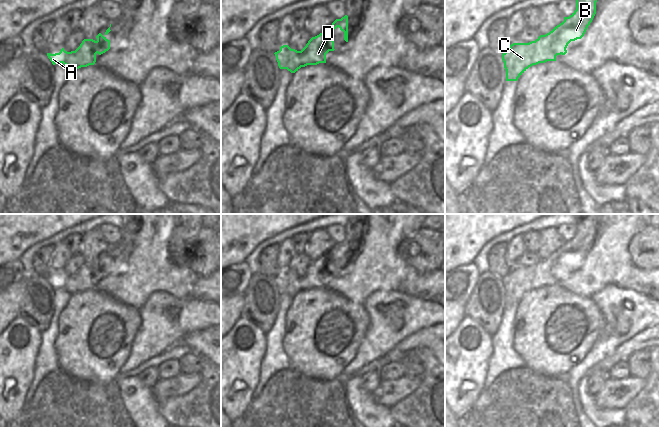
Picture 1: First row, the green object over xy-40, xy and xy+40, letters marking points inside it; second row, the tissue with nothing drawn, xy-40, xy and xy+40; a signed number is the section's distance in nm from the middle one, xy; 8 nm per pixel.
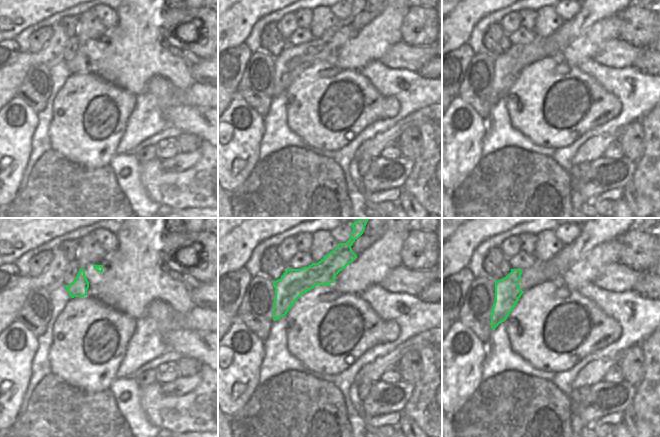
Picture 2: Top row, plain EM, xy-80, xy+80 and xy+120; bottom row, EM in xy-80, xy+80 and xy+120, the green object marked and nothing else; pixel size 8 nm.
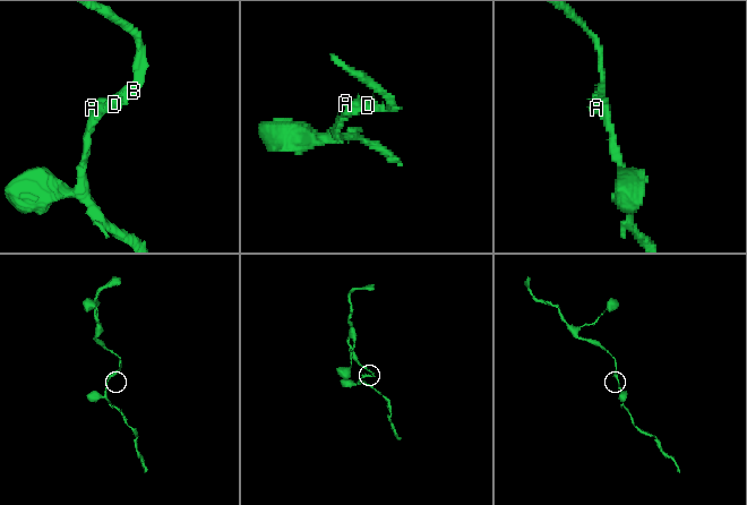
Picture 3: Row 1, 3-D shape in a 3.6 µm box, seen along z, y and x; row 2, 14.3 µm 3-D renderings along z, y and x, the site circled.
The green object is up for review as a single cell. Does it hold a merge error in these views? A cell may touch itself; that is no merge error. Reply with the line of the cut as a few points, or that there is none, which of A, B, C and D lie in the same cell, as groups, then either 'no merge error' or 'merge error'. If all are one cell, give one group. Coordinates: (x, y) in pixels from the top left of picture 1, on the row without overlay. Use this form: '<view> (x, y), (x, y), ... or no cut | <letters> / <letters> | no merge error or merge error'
no cut | A B C D | no merge error

